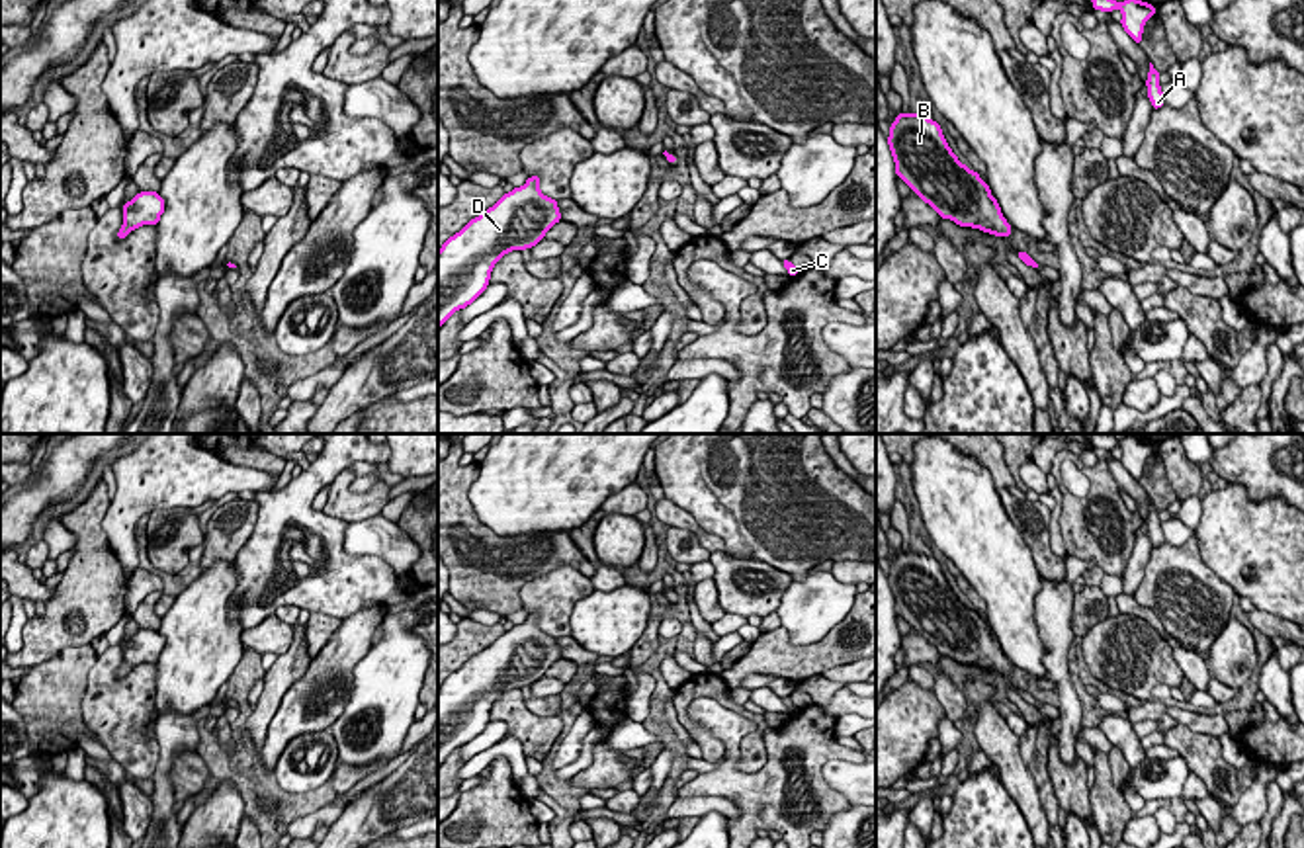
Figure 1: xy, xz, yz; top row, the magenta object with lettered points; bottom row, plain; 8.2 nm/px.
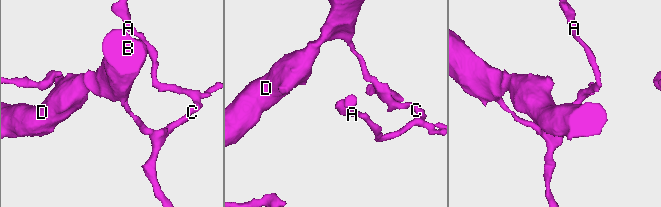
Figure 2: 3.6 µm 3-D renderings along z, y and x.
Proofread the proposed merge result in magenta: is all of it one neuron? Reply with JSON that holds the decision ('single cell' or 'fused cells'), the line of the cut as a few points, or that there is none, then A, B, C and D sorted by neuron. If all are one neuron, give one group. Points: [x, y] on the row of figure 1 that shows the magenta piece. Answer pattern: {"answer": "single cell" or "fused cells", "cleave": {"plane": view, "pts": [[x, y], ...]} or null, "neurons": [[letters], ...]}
{"answer": "single cell", "cleave": null, "neurons": [["A", "B", "C", "D"]]}

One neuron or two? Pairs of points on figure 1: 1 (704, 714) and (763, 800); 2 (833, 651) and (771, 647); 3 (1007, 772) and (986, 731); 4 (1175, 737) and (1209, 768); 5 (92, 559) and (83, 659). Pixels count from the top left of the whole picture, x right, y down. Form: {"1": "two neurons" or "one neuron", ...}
{"1": "one neuron", "2": "one neuron", "3": "one neuron", "4": "one neuron", "5": "two neurons"}

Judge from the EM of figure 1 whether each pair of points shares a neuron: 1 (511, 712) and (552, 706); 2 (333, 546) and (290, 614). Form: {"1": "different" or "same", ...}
{"1": "different", "2": "different"}

